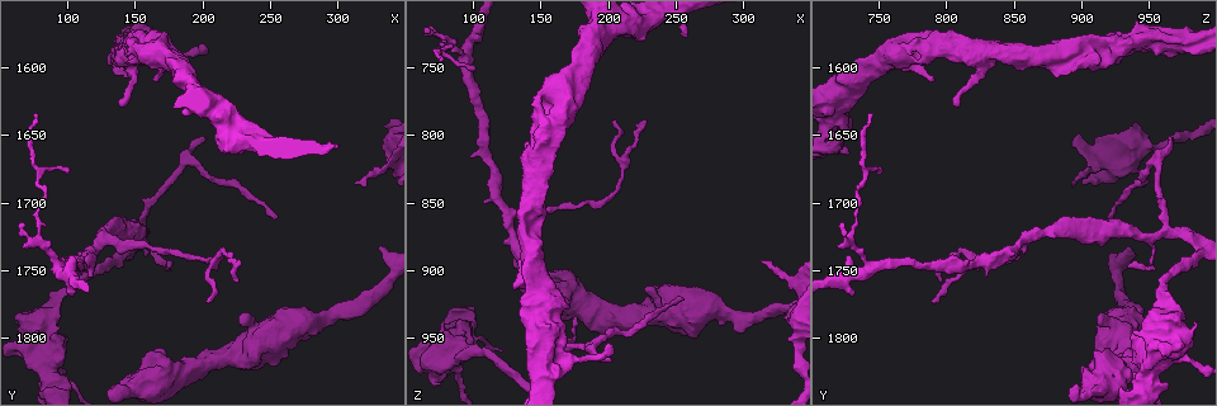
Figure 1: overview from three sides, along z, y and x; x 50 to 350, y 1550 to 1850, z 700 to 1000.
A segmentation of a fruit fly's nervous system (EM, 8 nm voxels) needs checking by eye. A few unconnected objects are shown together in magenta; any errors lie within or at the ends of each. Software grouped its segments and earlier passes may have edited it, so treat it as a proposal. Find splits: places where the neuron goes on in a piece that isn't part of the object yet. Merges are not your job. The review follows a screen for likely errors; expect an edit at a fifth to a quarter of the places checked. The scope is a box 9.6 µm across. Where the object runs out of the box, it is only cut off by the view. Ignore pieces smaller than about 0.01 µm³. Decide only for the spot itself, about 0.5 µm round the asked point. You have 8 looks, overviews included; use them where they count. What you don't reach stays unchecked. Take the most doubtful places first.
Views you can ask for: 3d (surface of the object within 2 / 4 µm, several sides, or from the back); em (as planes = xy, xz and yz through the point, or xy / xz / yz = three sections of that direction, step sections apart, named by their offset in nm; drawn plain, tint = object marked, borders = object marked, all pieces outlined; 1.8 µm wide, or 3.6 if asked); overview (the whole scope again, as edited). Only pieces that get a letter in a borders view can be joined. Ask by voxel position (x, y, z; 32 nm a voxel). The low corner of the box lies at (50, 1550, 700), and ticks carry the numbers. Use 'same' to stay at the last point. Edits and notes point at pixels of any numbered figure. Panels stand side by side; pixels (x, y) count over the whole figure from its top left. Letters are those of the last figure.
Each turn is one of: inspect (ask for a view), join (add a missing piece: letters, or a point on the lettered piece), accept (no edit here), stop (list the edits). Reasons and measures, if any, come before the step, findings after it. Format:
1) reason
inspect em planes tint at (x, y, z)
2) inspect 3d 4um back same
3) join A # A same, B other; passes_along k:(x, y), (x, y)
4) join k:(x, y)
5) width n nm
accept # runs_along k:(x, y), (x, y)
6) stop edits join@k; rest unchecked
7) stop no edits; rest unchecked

long arm stops here
inspect em planes borders at (332, 1732, 934)

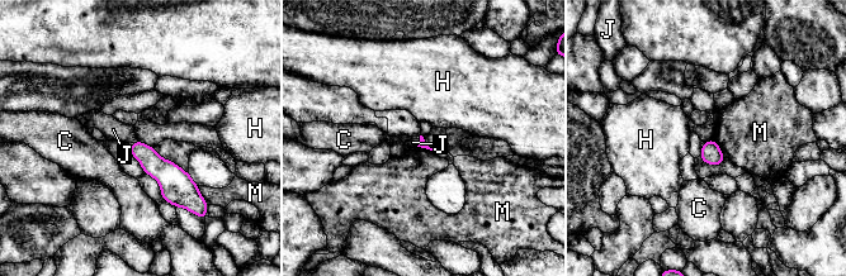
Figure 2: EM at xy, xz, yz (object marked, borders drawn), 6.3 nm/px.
longest_contact M 140 nm
accept # C other, H other, J other, M other; border 2:(420, 137), (420, 142), (416, 146); no lettered piece goes on from it

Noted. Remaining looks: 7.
free end
inspect 3d 4um back at (312, 1684, 894)

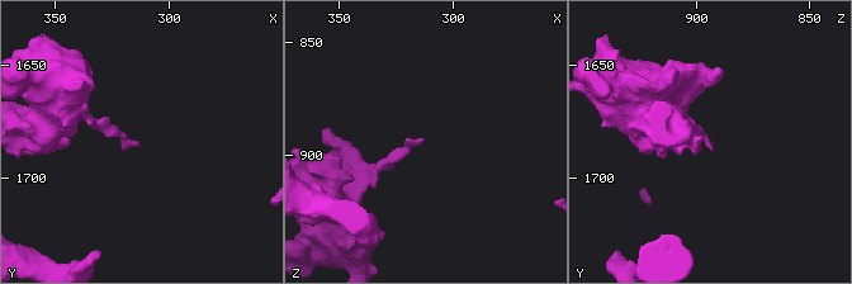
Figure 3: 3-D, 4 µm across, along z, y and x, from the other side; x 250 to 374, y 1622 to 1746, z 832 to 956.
inspect em planes plain at (314, 1686, 893)

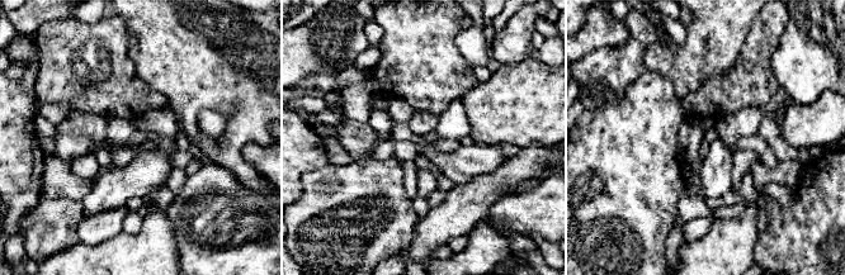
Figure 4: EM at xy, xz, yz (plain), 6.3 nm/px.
what lies round it
inspect em planes borders same

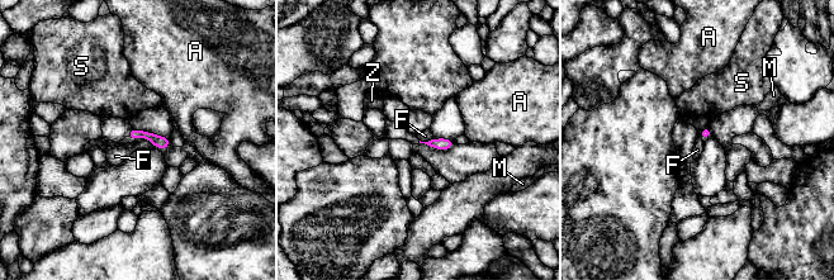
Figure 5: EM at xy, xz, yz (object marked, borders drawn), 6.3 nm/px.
join Z # A other, F other, M other, S other, Z same; the neuron continues

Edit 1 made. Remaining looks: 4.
branch stops here
inspect 3d 2um at (78, 1636, 744)

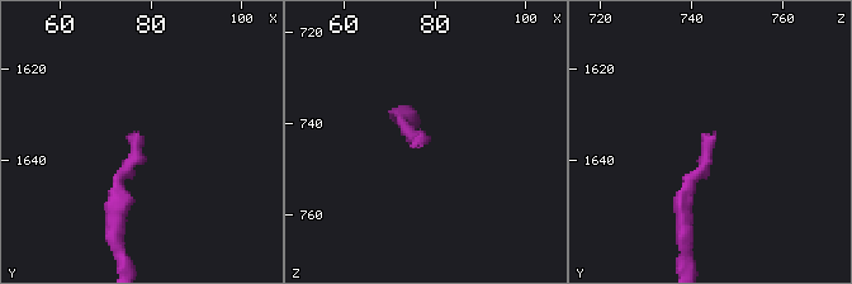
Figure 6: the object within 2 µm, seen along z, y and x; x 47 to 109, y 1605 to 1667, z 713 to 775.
inspect em 3.6um xy step 8 borders at (76, 1635, 746)

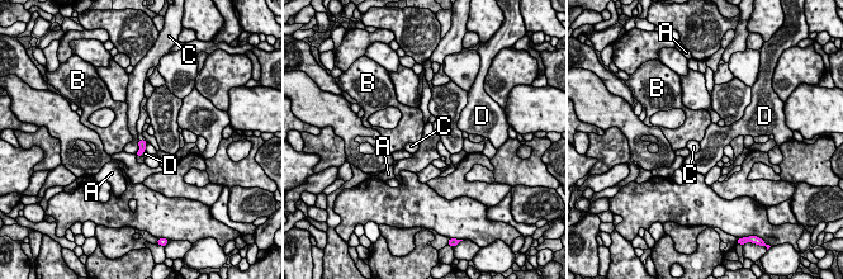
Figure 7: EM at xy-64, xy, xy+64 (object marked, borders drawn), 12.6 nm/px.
another direction
inspect em 3.6um planes borders same

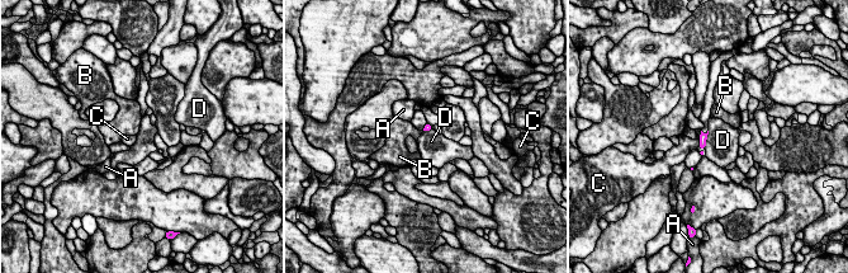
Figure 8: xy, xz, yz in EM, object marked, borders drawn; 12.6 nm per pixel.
accept # A other, B other, C other, D other; border 8:(709, 131), (705, 149); none of them fits

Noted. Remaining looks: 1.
stop edits join@5; rest unchecked

